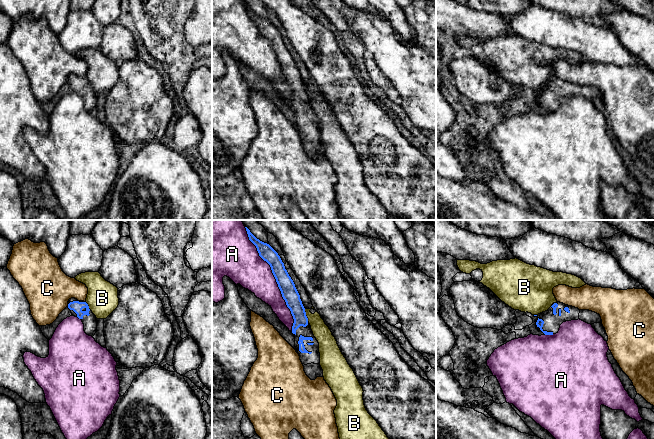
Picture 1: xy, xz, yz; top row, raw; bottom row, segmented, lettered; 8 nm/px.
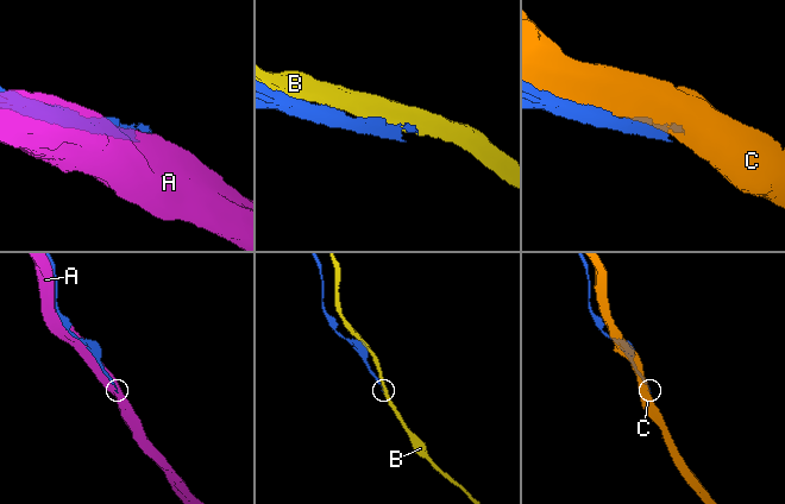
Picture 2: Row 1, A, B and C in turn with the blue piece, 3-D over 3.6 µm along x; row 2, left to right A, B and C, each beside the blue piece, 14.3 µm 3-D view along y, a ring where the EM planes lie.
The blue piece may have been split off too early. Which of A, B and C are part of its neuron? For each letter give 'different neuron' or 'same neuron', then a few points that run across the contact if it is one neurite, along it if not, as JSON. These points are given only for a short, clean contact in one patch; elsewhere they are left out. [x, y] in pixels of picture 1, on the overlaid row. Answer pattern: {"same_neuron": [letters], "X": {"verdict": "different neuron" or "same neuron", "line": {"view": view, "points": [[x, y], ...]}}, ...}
{"same_neuron": [], "A": {"verdict": "different neuron"}, "B": {"verdict": "different neuron", "line": {"view": "xz", "points": [[304, 308], [308, 321]]}}, "C": {"verdict": "different neuron"}}

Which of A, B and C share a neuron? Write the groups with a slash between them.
A / B / C

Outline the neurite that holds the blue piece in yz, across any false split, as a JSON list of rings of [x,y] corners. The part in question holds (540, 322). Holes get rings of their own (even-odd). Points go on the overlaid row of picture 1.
[[[557,302],[547,311],[534,316],[538,317],[536,322],[537,327],[539,327],[545,335],[553,335],[558,333],[560,325],[563,322],[578,320],[579,313],[580,310],[578,308]]]

